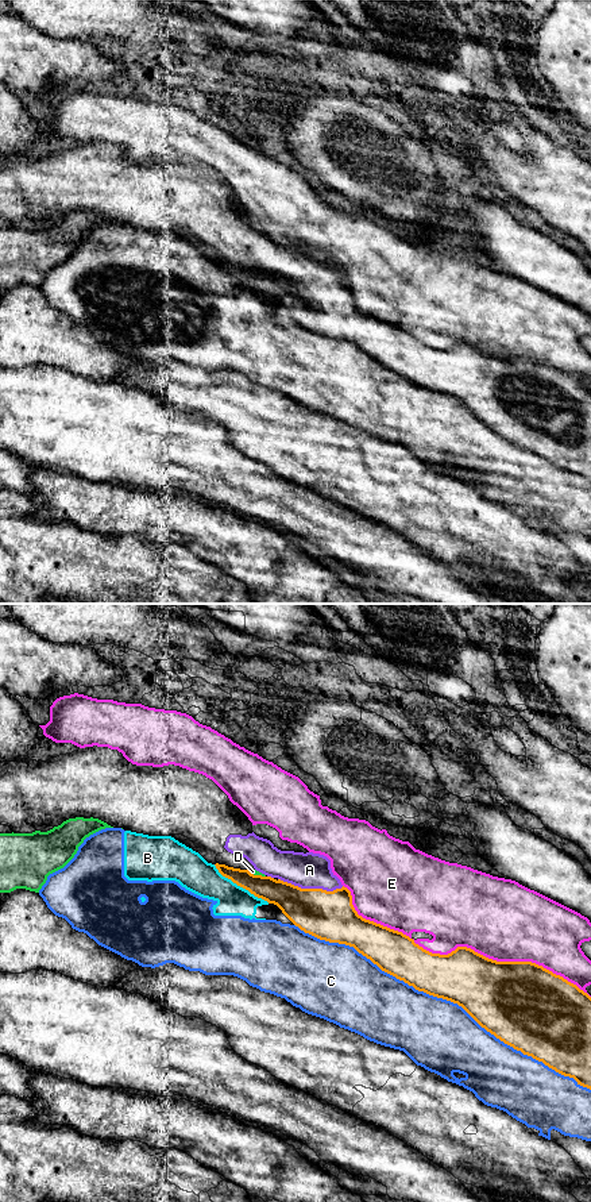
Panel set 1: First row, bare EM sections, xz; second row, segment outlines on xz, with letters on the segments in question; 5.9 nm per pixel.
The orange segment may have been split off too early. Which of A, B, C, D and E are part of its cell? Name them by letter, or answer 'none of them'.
A

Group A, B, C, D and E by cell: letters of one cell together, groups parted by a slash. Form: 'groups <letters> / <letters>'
groups A / B C / D / E

